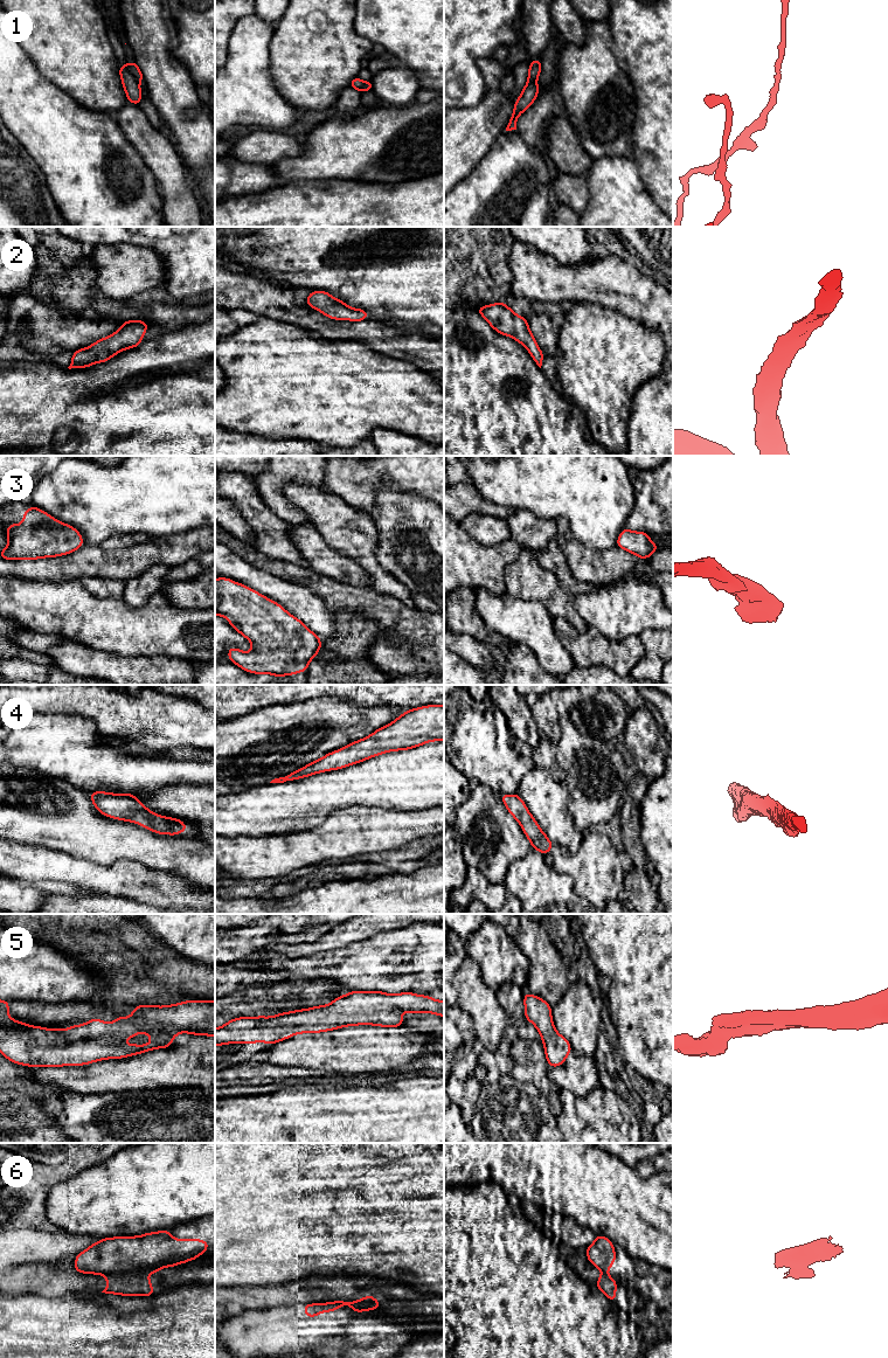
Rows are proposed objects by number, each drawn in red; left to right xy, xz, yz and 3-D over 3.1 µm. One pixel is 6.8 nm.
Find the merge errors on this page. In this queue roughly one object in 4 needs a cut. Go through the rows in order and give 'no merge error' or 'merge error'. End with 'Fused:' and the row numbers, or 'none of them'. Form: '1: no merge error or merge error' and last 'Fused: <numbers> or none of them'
1: merge error
2: no merge error
3: no merge error
4: no merge error
5: no merge error
6: merge error
Fused: 1, 6

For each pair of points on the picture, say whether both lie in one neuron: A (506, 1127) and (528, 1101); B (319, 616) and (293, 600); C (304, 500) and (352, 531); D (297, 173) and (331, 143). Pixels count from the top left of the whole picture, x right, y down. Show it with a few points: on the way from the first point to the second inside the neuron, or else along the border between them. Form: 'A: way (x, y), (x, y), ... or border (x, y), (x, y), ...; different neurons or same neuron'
A: way (512, 1121), (512, 1117), (522, 1107); same neuron
B: way (313, 612), (299, 601); same neuron
C: way (316, 503), (340, 525); same neuron
D: way (305, 166), (323, 151); same neuron

